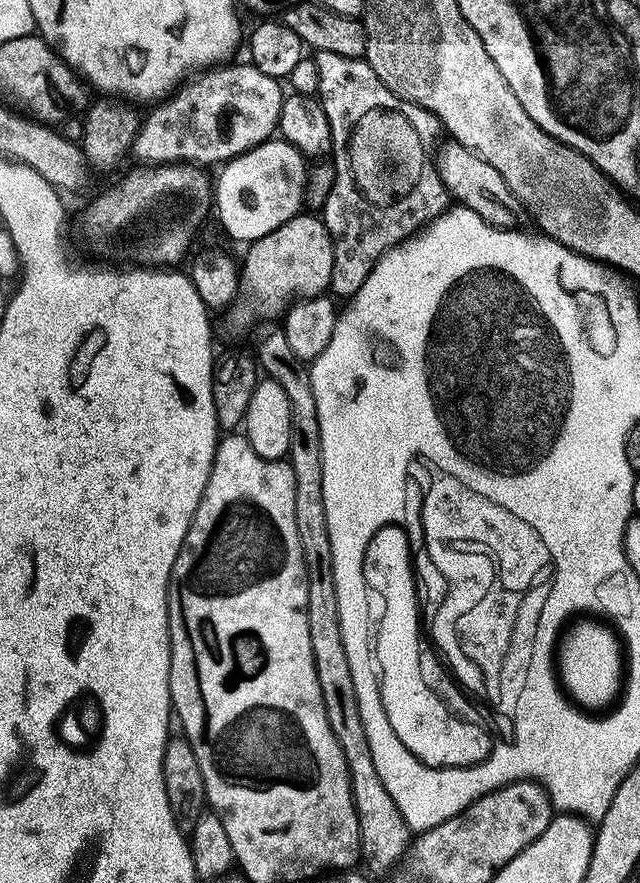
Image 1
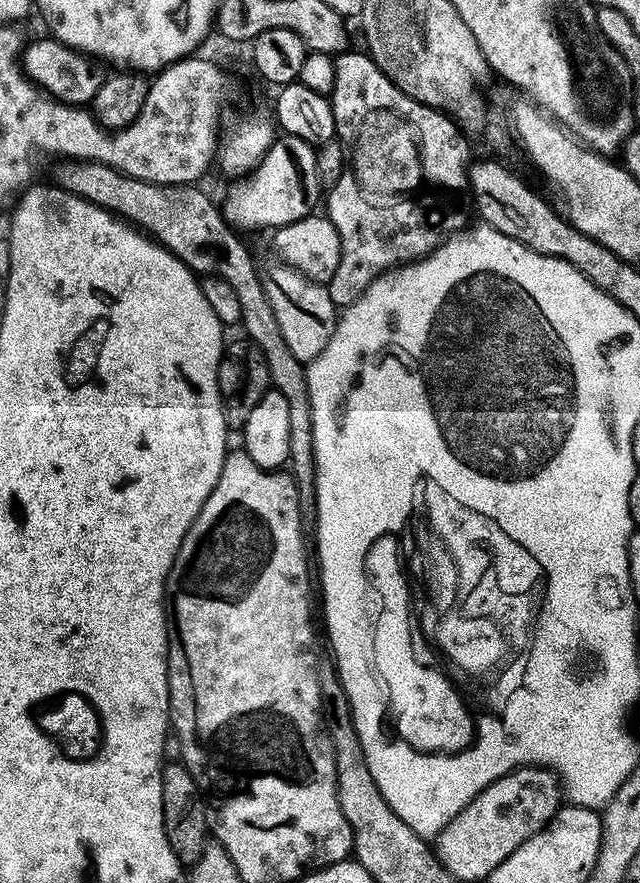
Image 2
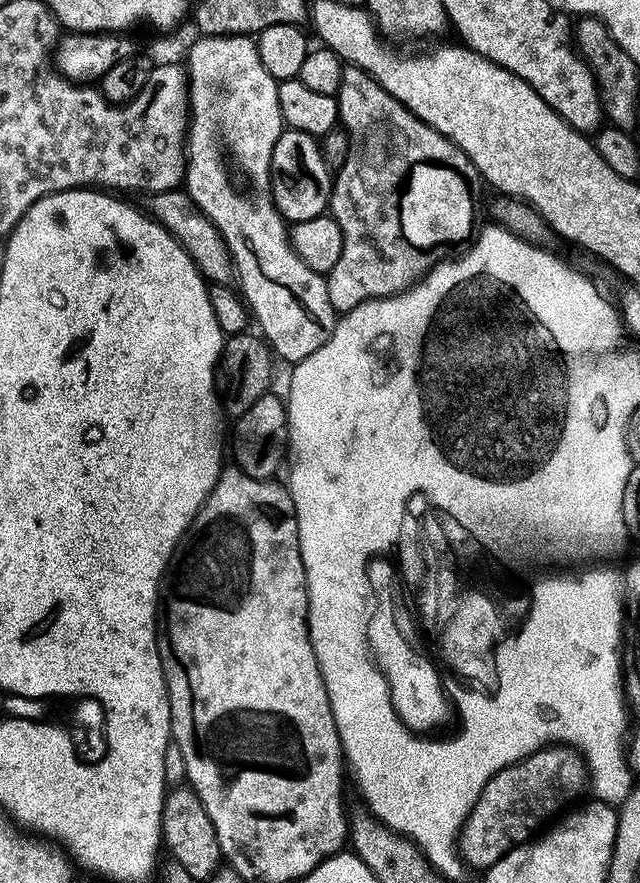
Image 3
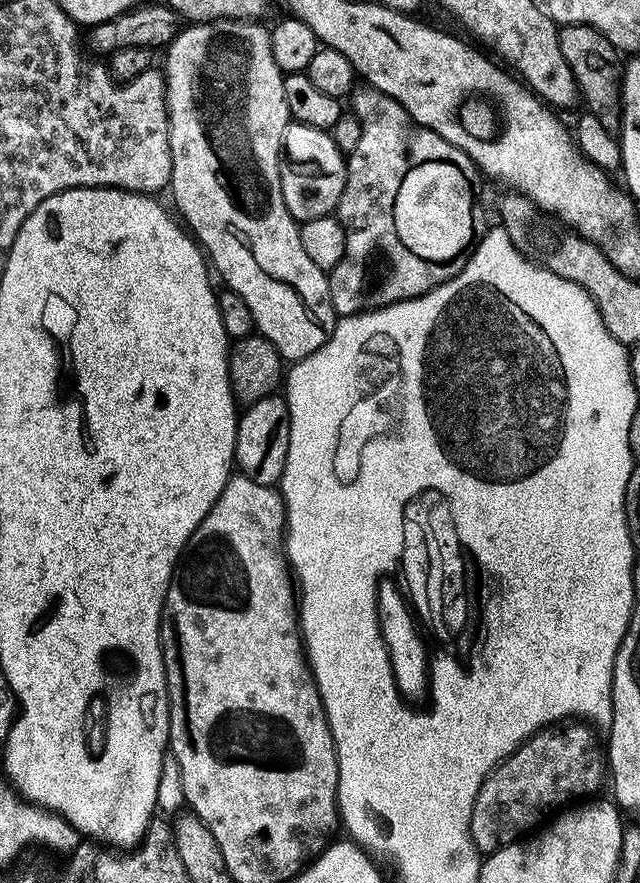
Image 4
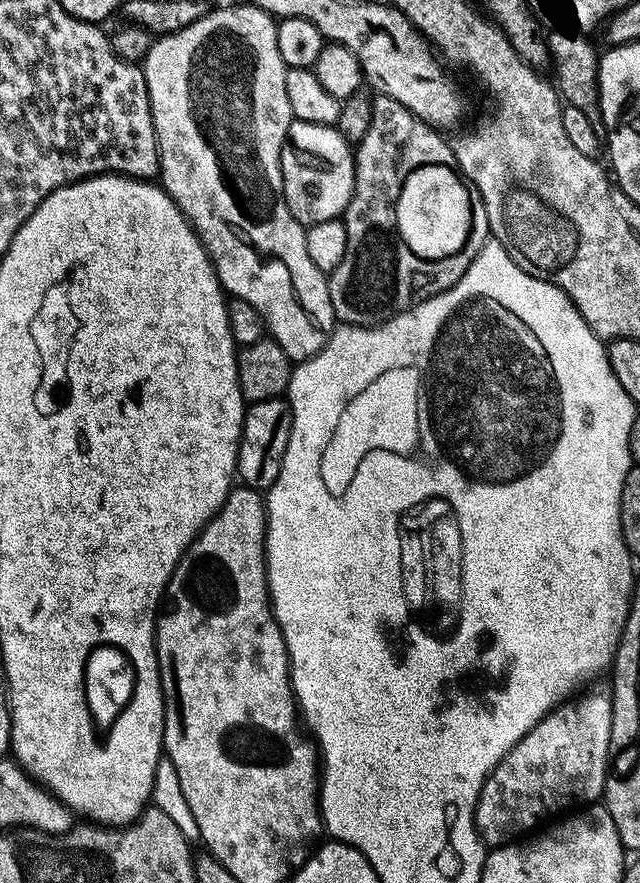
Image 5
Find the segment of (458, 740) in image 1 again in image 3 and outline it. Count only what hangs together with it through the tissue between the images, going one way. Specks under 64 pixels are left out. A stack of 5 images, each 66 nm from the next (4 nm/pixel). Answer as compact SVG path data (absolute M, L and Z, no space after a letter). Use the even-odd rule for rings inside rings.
M374 558L368 564L368 579L374 589L374 607L368 617L368 647L376 658L382 674L388 678L392 708L407 728L416 734L432 734L448 719L453 719L454 709L446 691L445 681L440 681L436 664L428 660L428 652L420 641L417 621L408 613L400 592L396 589L398 568L388 558Z

